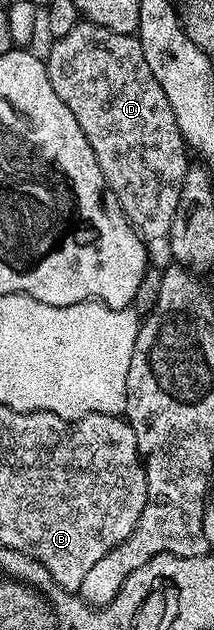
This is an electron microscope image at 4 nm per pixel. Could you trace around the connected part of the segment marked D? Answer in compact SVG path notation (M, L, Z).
M81 20L78 21L75 28L71 28L71 32L67 32L67 36L56 39L52 44L54 46L49 50L49 58L46 57L44 59L47 76L51 80L51 88L55 88L55 96L59 96L59 100L63 100L63 104L71 110L71 116L75 116L83 136L87 136L87 144L91 144L91 152L95 152L95 160L105 177L108 193L114 194L110 195L115 199L117 205L120 206L122 212L125 213L125 219L133 225L133 229L141 235L142 239L164 239L175 220L175 208L179 208L179 192L183 188L183 180L185 179L186 172L189 171L191 159L185 155L187 153L185 138L179 132L179 124L175 120L175 112L171 108L163 88L159 88L159 80L155 80L155 76L151 76L151 68L147 68L147 60L143 56L140 40L132 34L111 32L107 28L97 26L94 22Z

